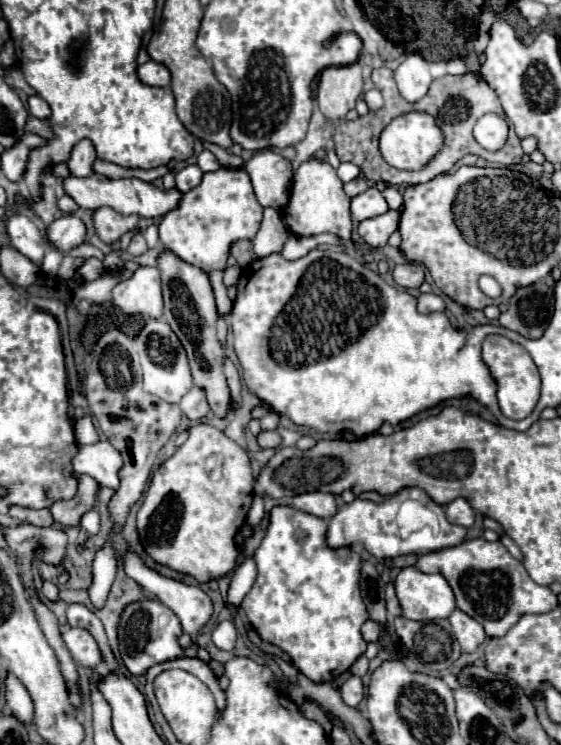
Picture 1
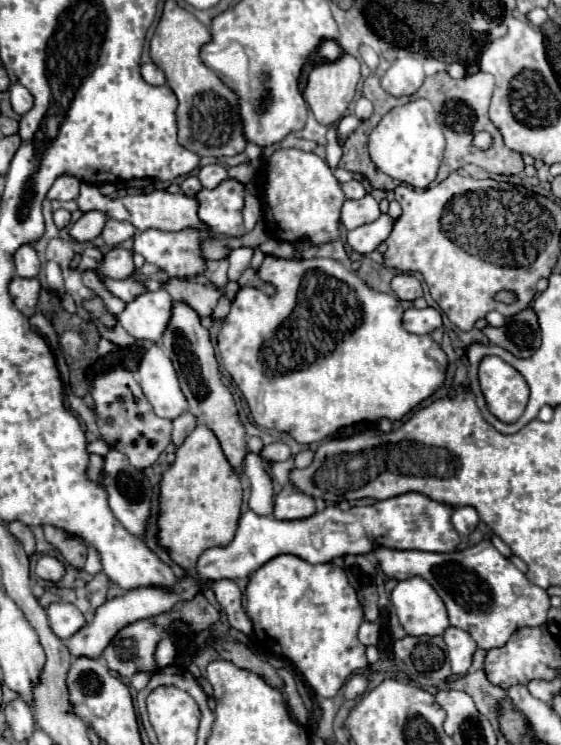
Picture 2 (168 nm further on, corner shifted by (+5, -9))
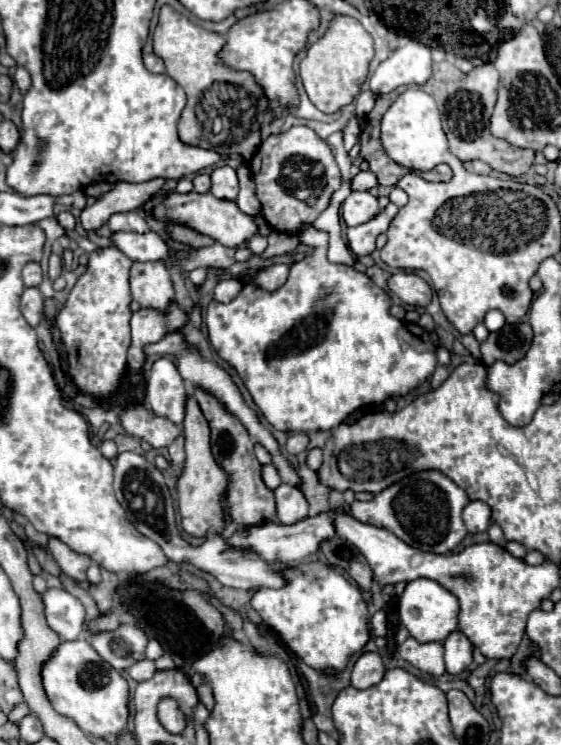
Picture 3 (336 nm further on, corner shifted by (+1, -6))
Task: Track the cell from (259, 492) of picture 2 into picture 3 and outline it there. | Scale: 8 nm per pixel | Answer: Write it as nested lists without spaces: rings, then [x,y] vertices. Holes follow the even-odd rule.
[[[271,464],[263,466],[263,480],[265,480],[265,484],[267,484],[271,490],[275,490],[275,488],[281,484],[281,478],[279,478],[277,470],[275,470]]]

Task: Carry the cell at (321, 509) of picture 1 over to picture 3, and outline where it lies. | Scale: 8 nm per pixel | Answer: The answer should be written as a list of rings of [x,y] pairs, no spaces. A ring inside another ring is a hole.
[[[281,484],[279,488],[275,488],[275,500],[277,500],[277,520],[281,524],[299,522],[309,512],[307,498],[295,486]]]

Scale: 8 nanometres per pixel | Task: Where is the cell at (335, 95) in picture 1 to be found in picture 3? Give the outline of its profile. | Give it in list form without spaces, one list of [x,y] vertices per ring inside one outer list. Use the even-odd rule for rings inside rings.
[[[335,14],[327,32],[309,46],[307,56],[299,64],[299,76],[303,82],[303,88],[309,96],[309,100],[323,112],[333,114],[341,110],[343,106],[351,104],[355,96],[361,92],[361,84],[365,82],[365,72],[361,70],[361,60],[357,58],[355,52],[351,52],[343,44],[367,44],[367,72],[369,72],[369,62],[375,56],[373,48],[373,38],[371,34],[361,26],[359,20],[347,14]]]

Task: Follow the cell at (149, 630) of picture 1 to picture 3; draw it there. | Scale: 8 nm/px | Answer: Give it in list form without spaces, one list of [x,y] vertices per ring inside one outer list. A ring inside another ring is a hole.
[[[121,624],[117,630],[95,632],[91,646],[113,668],[127,670],[131,664],[145,658],[145,646],[149,638],[135,624]]]

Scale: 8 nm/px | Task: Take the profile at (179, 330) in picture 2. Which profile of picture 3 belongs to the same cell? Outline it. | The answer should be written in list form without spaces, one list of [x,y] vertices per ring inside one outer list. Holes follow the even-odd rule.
[[[195,388],[193,392],[195,400],[201,406],[201,412],[205,414],[209,428],[211,428],[211,452],[217,460],[217,464],[227,472],[229,476],[229,486],[223,494],[223,506],[229,510],[231,520],[241,528],[249,528],[249,526],[261,526],[261,522],[269,522],[269,520],[277,520],[275,516],[275,498],[273,498],[273,490],[269,490],[261,478],[261,464],[257,462],[255,454],[253,454],[253,438],[249,438],[249,432],[245,430],[245,426],[241,426],[241,422],[229,414],[211,394],[207,394],[201,388]]]

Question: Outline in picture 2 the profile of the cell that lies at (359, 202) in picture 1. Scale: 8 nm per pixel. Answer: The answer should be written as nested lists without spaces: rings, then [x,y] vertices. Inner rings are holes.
[[[365,195],[363,199],[357,201],[345,201],[341,209],[341,223],[347,229],[355,229],[359,225],[375,221],[379,215],[381,215],[379,203],[371,195]]]

